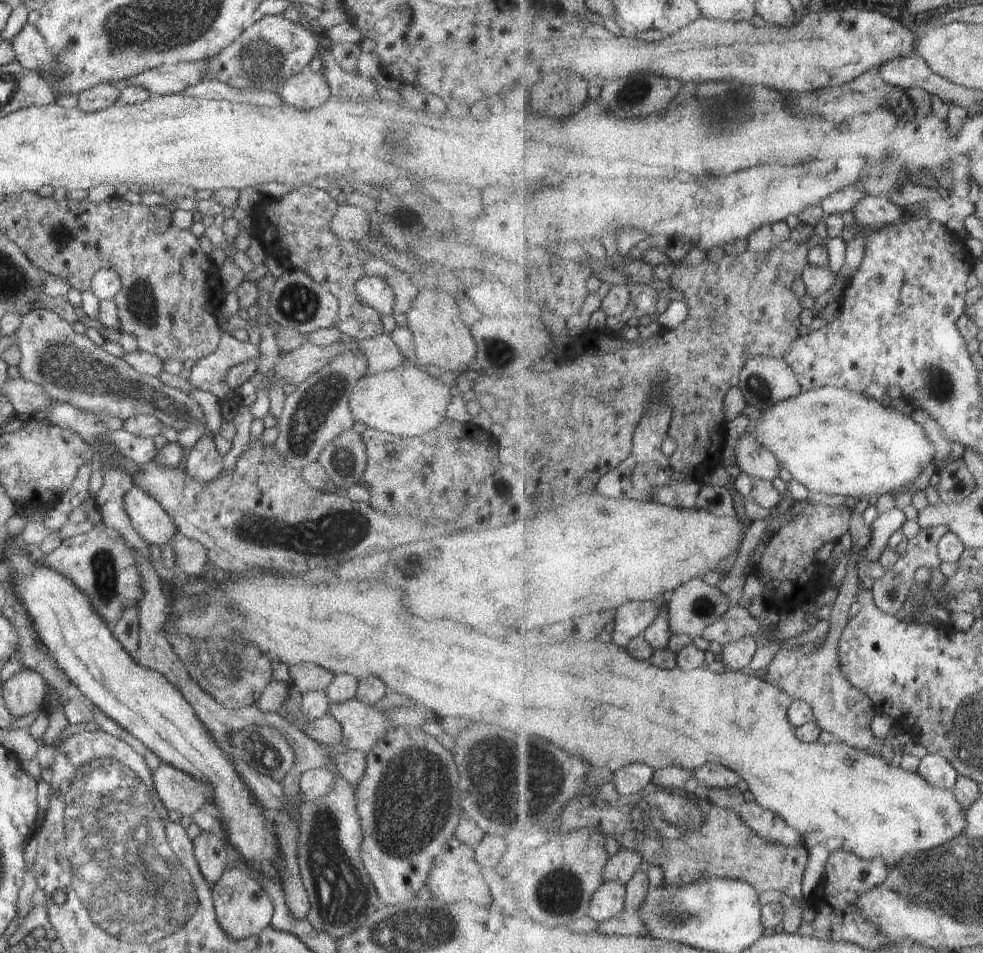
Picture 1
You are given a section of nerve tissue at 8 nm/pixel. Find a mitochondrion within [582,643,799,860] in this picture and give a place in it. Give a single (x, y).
(688, 820)

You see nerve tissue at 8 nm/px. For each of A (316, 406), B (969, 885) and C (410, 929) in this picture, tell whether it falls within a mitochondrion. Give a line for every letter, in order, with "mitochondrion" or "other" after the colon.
A: mitochondrion
B: mitochondrion
C: mitochondrion

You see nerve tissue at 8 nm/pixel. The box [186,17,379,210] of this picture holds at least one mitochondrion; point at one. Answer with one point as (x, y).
(258, 59)

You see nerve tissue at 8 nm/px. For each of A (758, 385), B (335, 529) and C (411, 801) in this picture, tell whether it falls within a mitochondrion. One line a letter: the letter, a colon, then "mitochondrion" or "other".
A: mitochondrion
B: mitochondrion
C: mitochondrion

